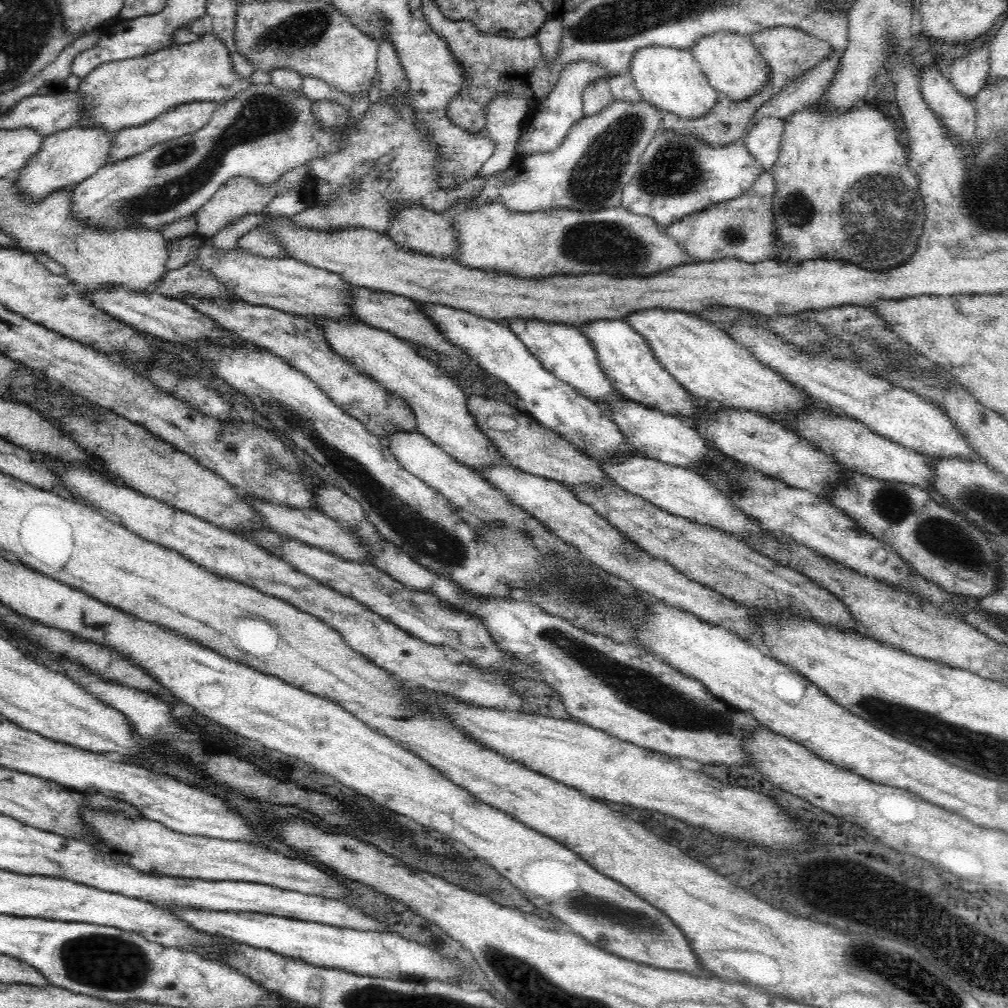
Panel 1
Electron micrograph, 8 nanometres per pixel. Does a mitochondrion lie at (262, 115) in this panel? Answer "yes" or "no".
yes

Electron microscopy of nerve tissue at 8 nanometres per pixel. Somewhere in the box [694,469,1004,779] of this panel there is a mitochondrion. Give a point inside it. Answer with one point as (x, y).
(937, 537)

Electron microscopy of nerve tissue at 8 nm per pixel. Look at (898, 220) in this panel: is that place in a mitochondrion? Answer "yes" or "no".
yes

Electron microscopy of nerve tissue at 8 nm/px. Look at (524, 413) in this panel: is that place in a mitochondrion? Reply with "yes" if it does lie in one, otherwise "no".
no

